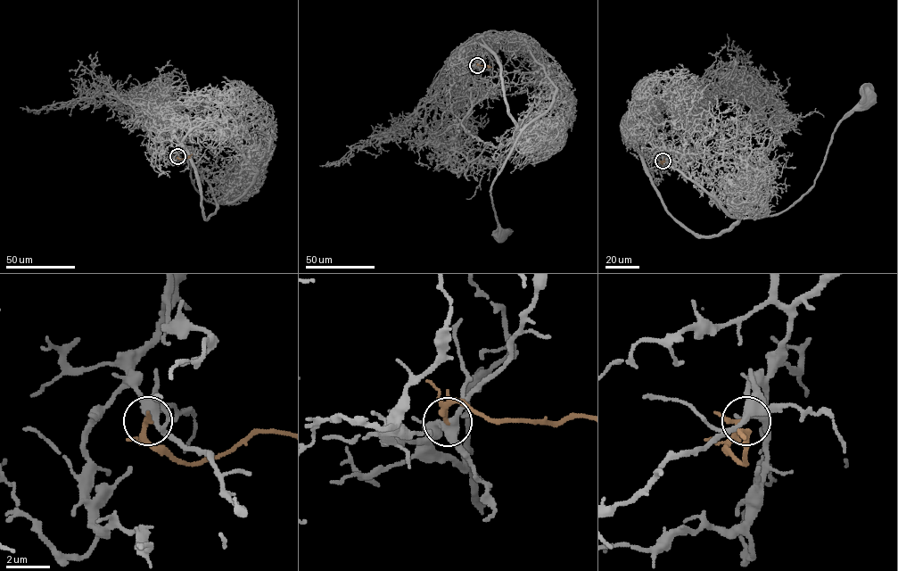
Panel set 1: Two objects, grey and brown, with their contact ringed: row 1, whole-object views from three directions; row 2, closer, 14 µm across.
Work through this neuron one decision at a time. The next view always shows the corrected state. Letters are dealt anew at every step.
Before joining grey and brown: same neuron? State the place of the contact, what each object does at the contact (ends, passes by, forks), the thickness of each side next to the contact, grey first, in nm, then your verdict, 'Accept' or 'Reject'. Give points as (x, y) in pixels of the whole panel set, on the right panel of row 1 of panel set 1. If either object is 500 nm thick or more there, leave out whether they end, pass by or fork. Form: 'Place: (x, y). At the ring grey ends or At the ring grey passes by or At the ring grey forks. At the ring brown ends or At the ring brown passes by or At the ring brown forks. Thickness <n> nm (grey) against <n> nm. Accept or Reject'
Place: (663, 161). At the ring grey forks. At the ring brown passes by. Thickness 360 nm (grey) against 190 nm. Reject

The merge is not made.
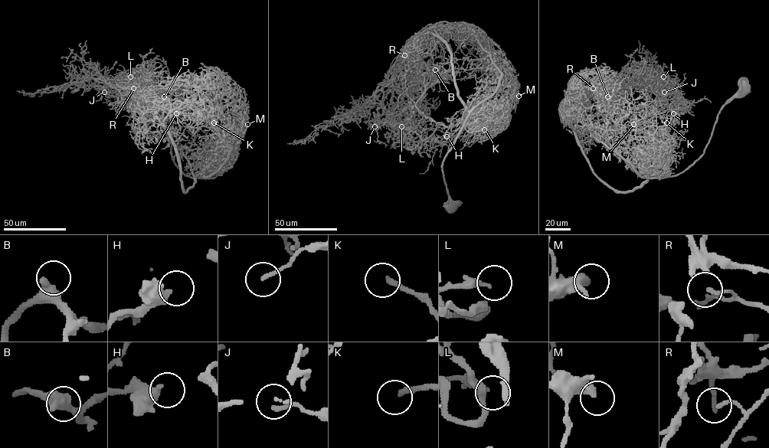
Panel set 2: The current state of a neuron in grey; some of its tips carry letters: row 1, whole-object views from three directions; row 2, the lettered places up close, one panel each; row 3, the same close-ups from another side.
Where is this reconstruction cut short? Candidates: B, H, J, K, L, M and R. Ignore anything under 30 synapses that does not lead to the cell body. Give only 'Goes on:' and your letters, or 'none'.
Goes on: K, L

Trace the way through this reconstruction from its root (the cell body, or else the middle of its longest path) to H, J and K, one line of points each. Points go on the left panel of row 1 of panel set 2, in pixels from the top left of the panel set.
H: (182, 87), (173, 113), (171, 157), (192, 178), (188, 158), (167, 138), (160, 120), (166, 111), (176, 113)
J: (182, 87), (173, 113), (171, 157), (192, 178), (188, 158), (167, 138), (161, 122), (146, 107), (104, 92)
K: (182, 87), (173, 113), (171, 157), (189, 177), (211, 152), (231, 139), (214, 122)

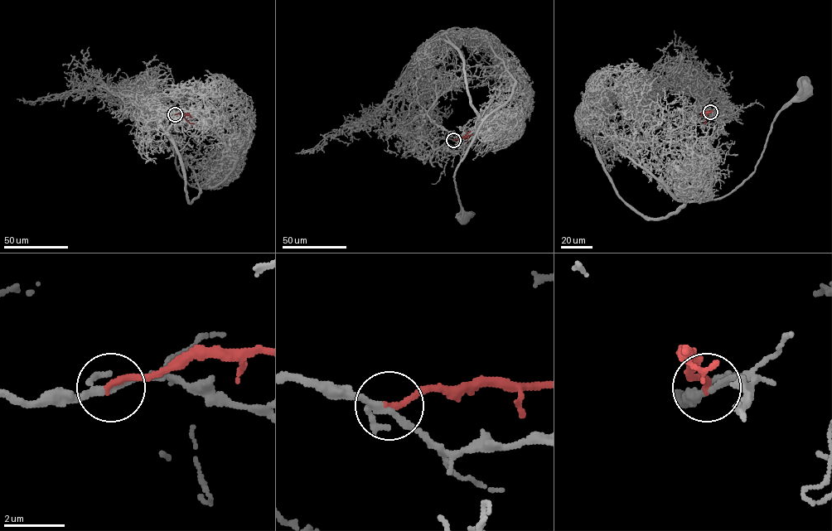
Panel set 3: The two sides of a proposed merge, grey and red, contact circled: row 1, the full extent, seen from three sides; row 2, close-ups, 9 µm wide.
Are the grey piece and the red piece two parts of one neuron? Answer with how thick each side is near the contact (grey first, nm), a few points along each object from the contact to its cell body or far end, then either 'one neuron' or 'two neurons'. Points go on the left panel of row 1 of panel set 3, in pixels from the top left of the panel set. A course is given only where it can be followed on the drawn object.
190 nm thick on the grey side, 200 nm on the other; grey runs (175, 114), (157, 115), (154, 121), (191, 168), (197, 188), (181, 176), (176, 164), (178, 118), (187, 95); red runs (175, 114), (185, 113), (186, 119), (194, 123); one neuron

